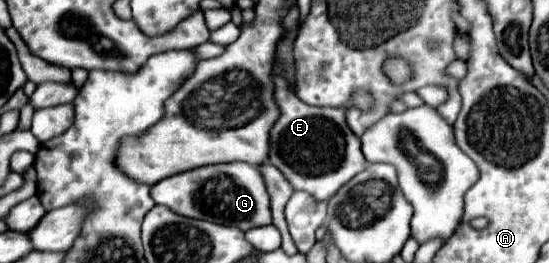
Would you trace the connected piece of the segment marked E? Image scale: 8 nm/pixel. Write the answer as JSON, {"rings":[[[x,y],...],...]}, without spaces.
{"rings":[[[271,70],[273,80],[273,96],[279,108],[279,118],[269,132],[271,148],[269,162],[283,172],[293,190],[303,190],[311,194],[315,200],[329,200],[343,184],[347,184],[353,176],[367,168],[367,160],[361,154],[361,140],[351,132],[345,120],[345,106],[341,108],[325,108],[325,106],[309,106],[297,98],[291,90],[287,78],[279,70]]]}

